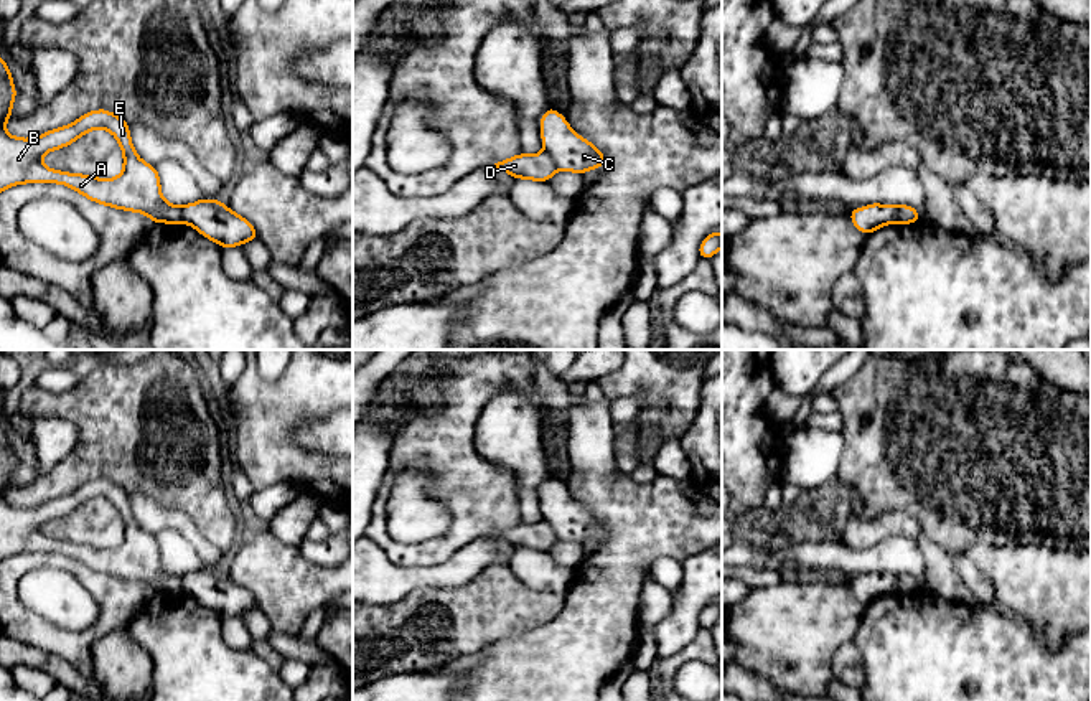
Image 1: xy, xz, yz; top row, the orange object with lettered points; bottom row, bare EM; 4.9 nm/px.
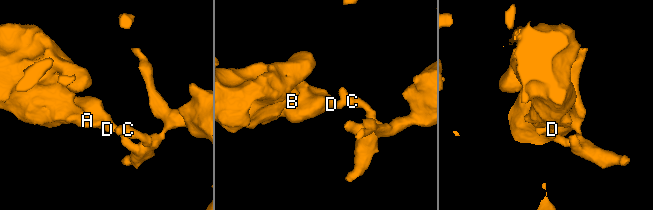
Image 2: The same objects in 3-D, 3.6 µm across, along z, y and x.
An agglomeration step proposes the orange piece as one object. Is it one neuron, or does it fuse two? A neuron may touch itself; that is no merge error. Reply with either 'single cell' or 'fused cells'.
fused cells

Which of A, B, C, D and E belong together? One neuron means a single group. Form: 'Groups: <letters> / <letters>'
Groups: A B D E / C

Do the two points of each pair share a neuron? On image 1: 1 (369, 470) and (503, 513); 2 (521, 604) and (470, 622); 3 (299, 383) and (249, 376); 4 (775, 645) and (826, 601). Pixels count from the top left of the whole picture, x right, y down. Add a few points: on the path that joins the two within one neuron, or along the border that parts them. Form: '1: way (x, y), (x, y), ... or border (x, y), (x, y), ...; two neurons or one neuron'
1: border (393, 437), (388, 475), (376, 493), (371, 512); two neurons
2: way (508, 604), (493, 604), (483, 611); one neuron
3: way (287, 388), (261, 388); one neuron
4: way (788, 634), (813, 614); one neuron

